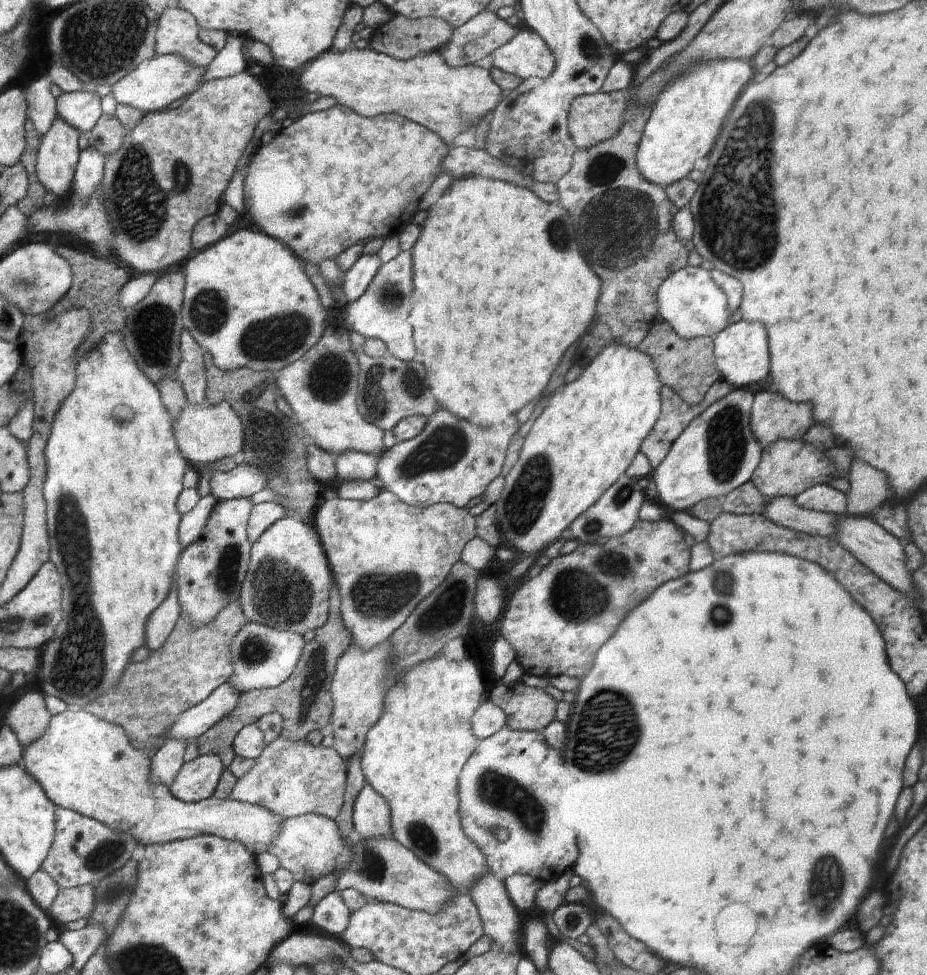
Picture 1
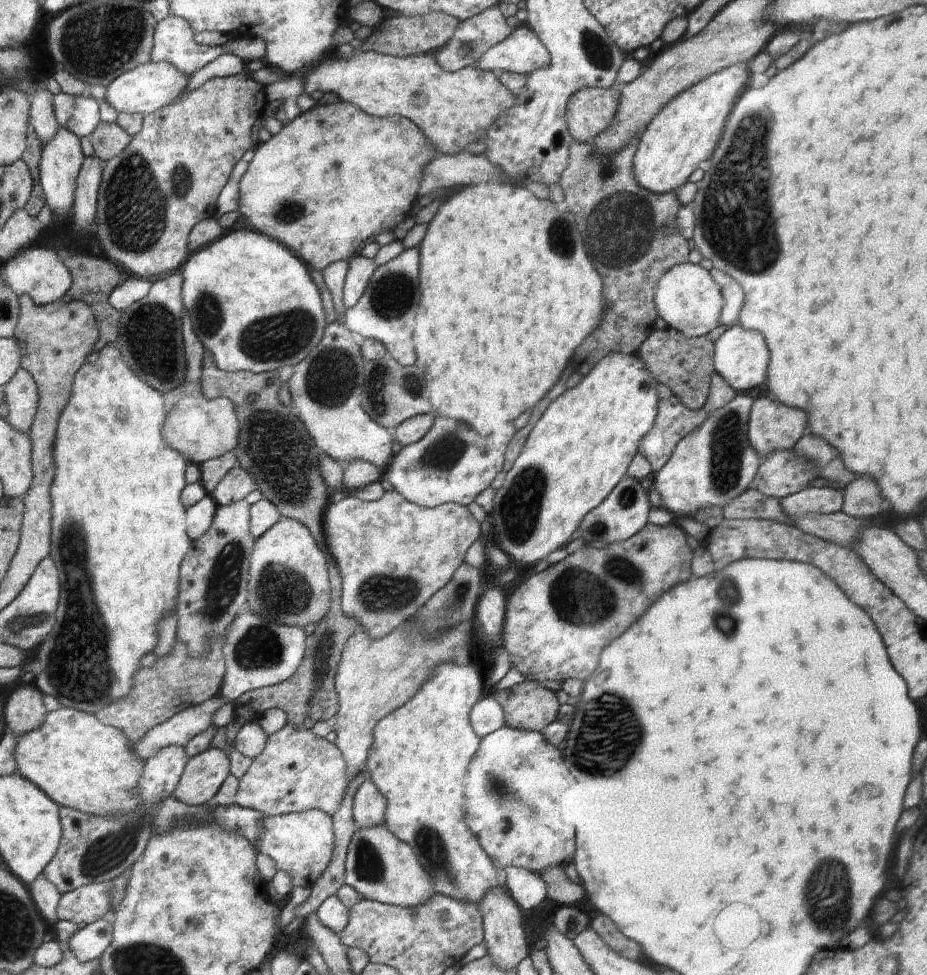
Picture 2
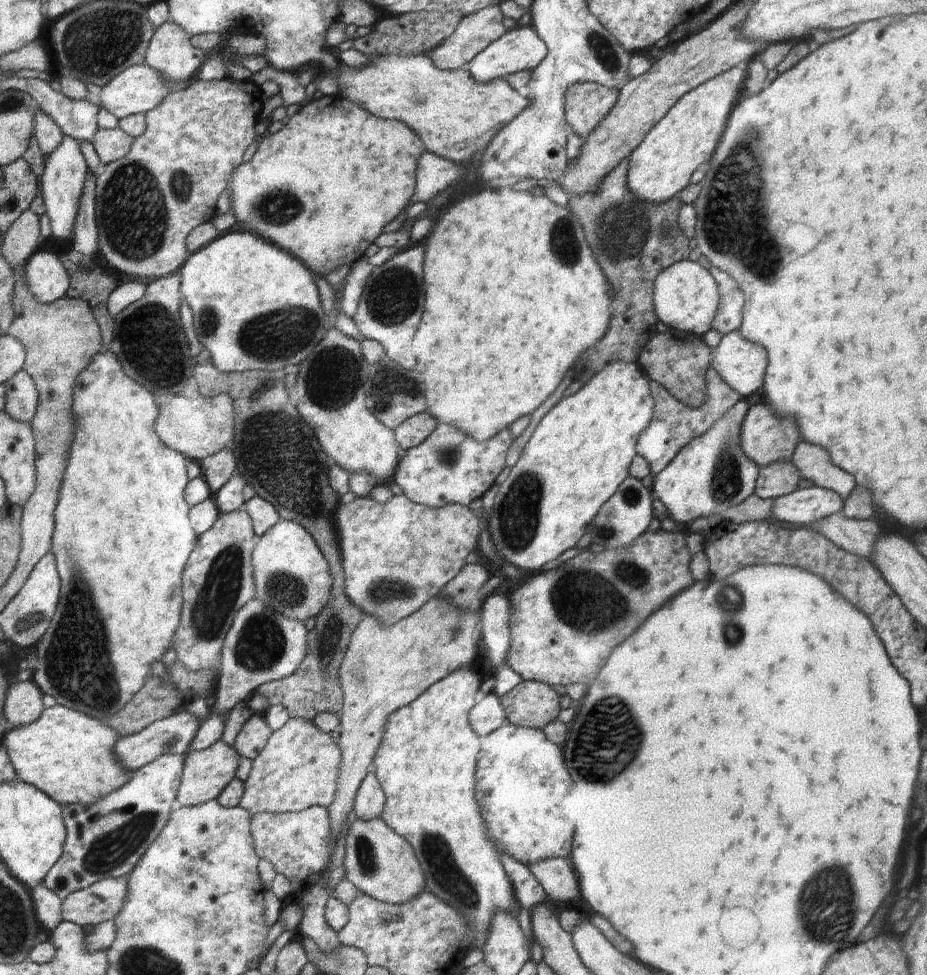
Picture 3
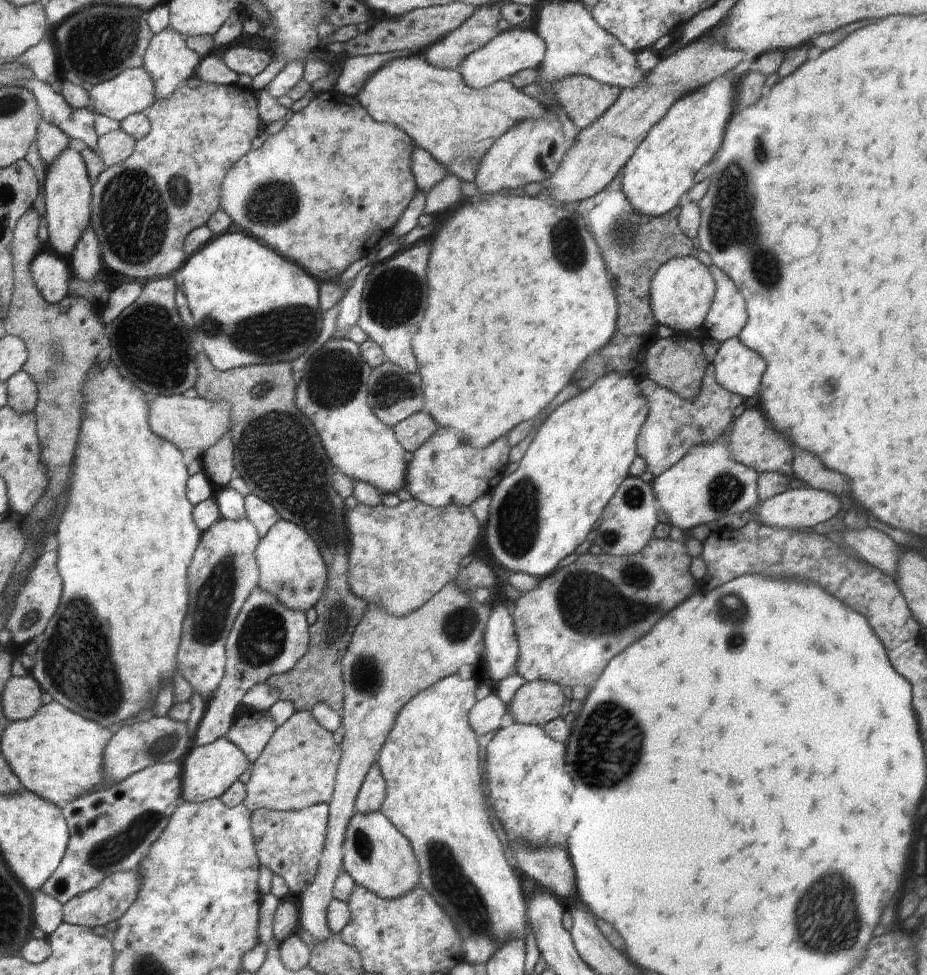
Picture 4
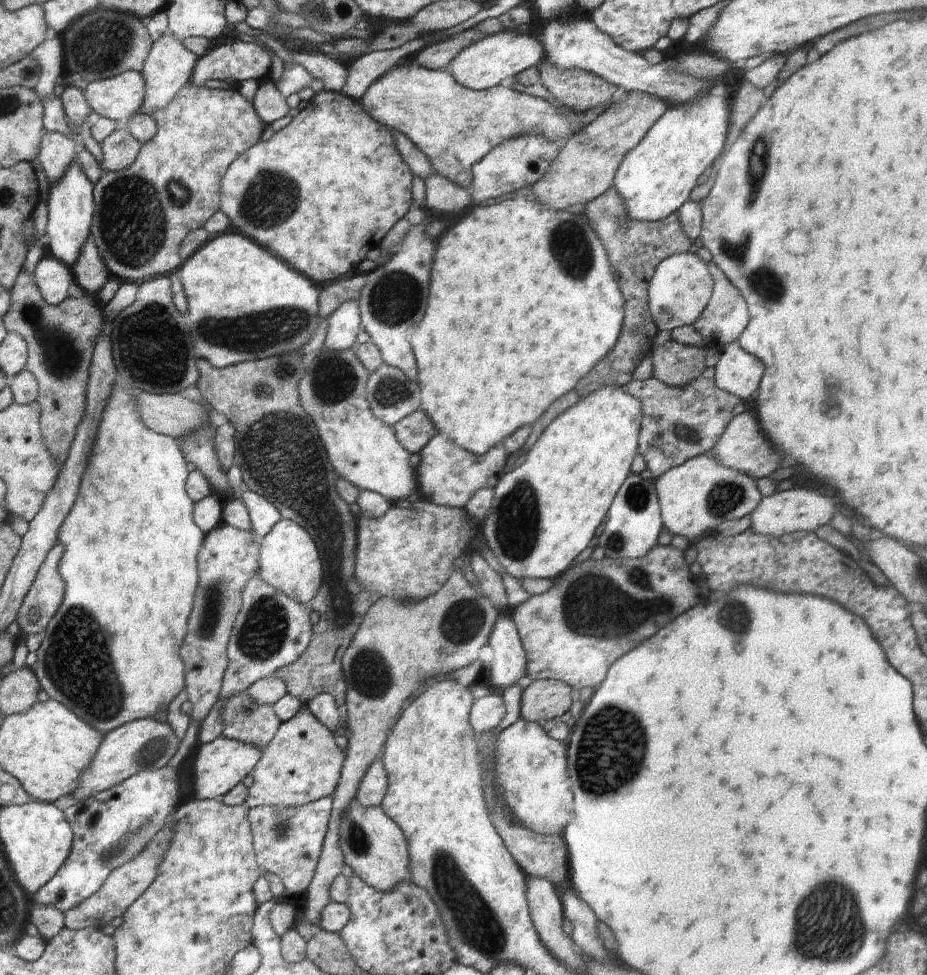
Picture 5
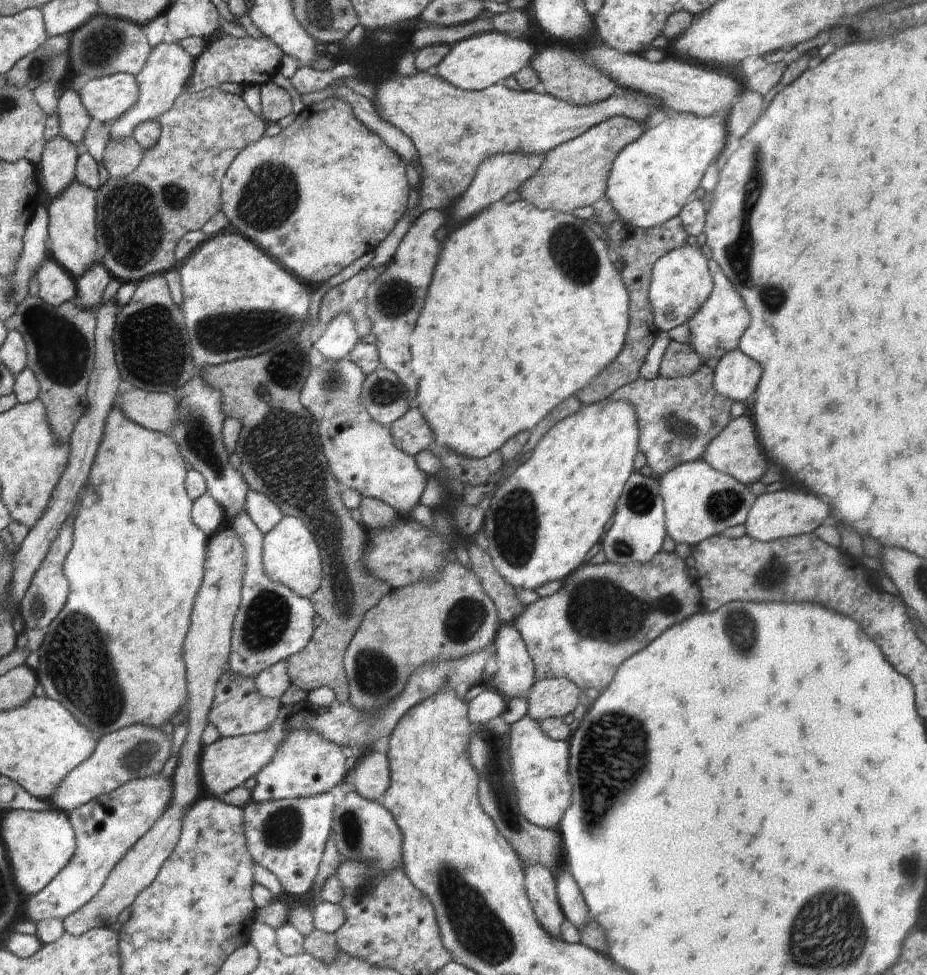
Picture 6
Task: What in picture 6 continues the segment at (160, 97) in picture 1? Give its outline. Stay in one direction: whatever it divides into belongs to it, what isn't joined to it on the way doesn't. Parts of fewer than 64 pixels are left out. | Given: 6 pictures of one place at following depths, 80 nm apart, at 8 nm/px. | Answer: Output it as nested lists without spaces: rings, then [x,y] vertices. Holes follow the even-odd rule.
[[[130,73],[92,78],[79,91],[91,118],[114,123],[140,100],[140,84]]]

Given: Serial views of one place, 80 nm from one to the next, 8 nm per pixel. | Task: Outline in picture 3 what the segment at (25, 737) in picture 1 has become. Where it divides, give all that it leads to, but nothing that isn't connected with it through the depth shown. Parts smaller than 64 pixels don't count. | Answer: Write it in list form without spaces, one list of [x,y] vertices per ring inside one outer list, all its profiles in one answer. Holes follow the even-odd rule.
[[[32,678],[7,688],[6,717],[11,729],[32,724],[43,712],[42,692]]]

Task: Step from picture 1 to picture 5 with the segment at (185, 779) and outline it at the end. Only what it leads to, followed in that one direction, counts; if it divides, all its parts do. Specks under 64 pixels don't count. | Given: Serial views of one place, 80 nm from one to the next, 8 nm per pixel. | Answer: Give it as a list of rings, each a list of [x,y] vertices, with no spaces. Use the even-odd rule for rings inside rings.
[[[220,736],[211,742],[198,744],[195,752],[194,767],[189,781],[189,795],[191,798],[204,800],[221,799],[232,787],[240,784],[244,777],[255,770],[263,749]]]

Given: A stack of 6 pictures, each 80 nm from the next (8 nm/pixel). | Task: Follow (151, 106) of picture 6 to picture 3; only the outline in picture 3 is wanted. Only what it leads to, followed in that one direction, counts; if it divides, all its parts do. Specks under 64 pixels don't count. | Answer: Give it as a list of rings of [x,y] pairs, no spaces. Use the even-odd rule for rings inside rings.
[[[172,20],[155,29],[146,52],[146,64],[161,72],[169,83],[188,83],[188,78],[196,76],[200,62],[208,59],[208,51],[194,46],[186,29]]]

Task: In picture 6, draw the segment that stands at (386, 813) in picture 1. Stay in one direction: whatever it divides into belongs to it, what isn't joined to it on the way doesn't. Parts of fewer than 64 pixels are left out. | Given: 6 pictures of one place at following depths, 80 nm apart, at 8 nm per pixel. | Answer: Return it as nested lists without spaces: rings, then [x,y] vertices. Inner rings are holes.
[[[375,750],[358,764],[350,766],[351,787],[365,799],[380,803],[391,783],[387,753]]]

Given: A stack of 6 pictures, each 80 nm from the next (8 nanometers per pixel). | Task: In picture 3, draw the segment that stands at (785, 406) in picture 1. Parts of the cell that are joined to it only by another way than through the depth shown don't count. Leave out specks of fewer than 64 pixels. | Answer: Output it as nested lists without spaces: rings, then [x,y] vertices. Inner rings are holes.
[[[754,404],[749,406],[746,417],[740,428],[740,448],[748,460],[752,460],[759,468],[766,468],[768,464],[776,462],[790,462],[796,446],[800,442],[796,420],[788,420],[788,416],[776,416],[771,406]]]

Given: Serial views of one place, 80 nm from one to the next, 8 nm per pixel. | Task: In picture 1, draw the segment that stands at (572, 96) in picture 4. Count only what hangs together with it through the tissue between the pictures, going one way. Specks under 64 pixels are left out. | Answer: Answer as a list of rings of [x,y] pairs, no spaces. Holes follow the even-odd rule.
[[[600,90],[596,94],[580,95],[574,98],[567,114],[567,123],[571,139],[577,148],[585,149],[614,137],[623,125],[629,99],[629,90],[611,93]]]

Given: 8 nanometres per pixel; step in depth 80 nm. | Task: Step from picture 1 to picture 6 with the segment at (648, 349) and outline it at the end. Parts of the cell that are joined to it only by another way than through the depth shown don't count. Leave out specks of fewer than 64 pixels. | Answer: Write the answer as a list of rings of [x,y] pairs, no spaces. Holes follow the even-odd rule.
[[[671,341],[660,364],[659,375],[667,379],[687,377],[694,374],[704,363],[689,343]]]

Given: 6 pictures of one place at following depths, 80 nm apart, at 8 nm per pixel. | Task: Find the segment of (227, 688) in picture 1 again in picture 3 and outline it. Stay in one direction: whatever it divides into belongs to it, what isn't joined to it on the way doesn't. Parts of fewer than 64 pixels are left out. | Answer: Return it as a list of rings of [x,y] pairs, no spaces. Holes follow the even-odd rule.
[[[180,711],[152,723],[150,727],[144,728],[139,733],[120,737],[119,742],[115,746],[115,753],[119,757],[120,762],[132,772],[146,766],[154,759],[158,759],[160,755],[168,753],[186,755],[186,750],[188,750],[188,746],[191,746],[190,742],[193,742],[194,734],[198,734],[202,722],[204,722],[204,719],[192,715],[190,711]]]

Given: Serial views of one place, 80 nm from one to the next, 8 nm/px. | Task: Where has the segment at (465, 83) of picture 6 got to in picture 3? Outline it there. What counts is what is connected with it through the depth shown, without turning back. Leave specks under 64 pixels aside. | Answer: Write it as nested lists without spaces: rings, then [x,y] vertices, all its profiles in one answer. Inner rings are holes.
[[[531,26],[514,27],[508,30],[499,40],[491,42],[479,52],[467,65],[466,70],[479,83],[487,83],[496,78],[506,78],[519,71],[534,71],[548,55],[544,42],[536,35]]]

